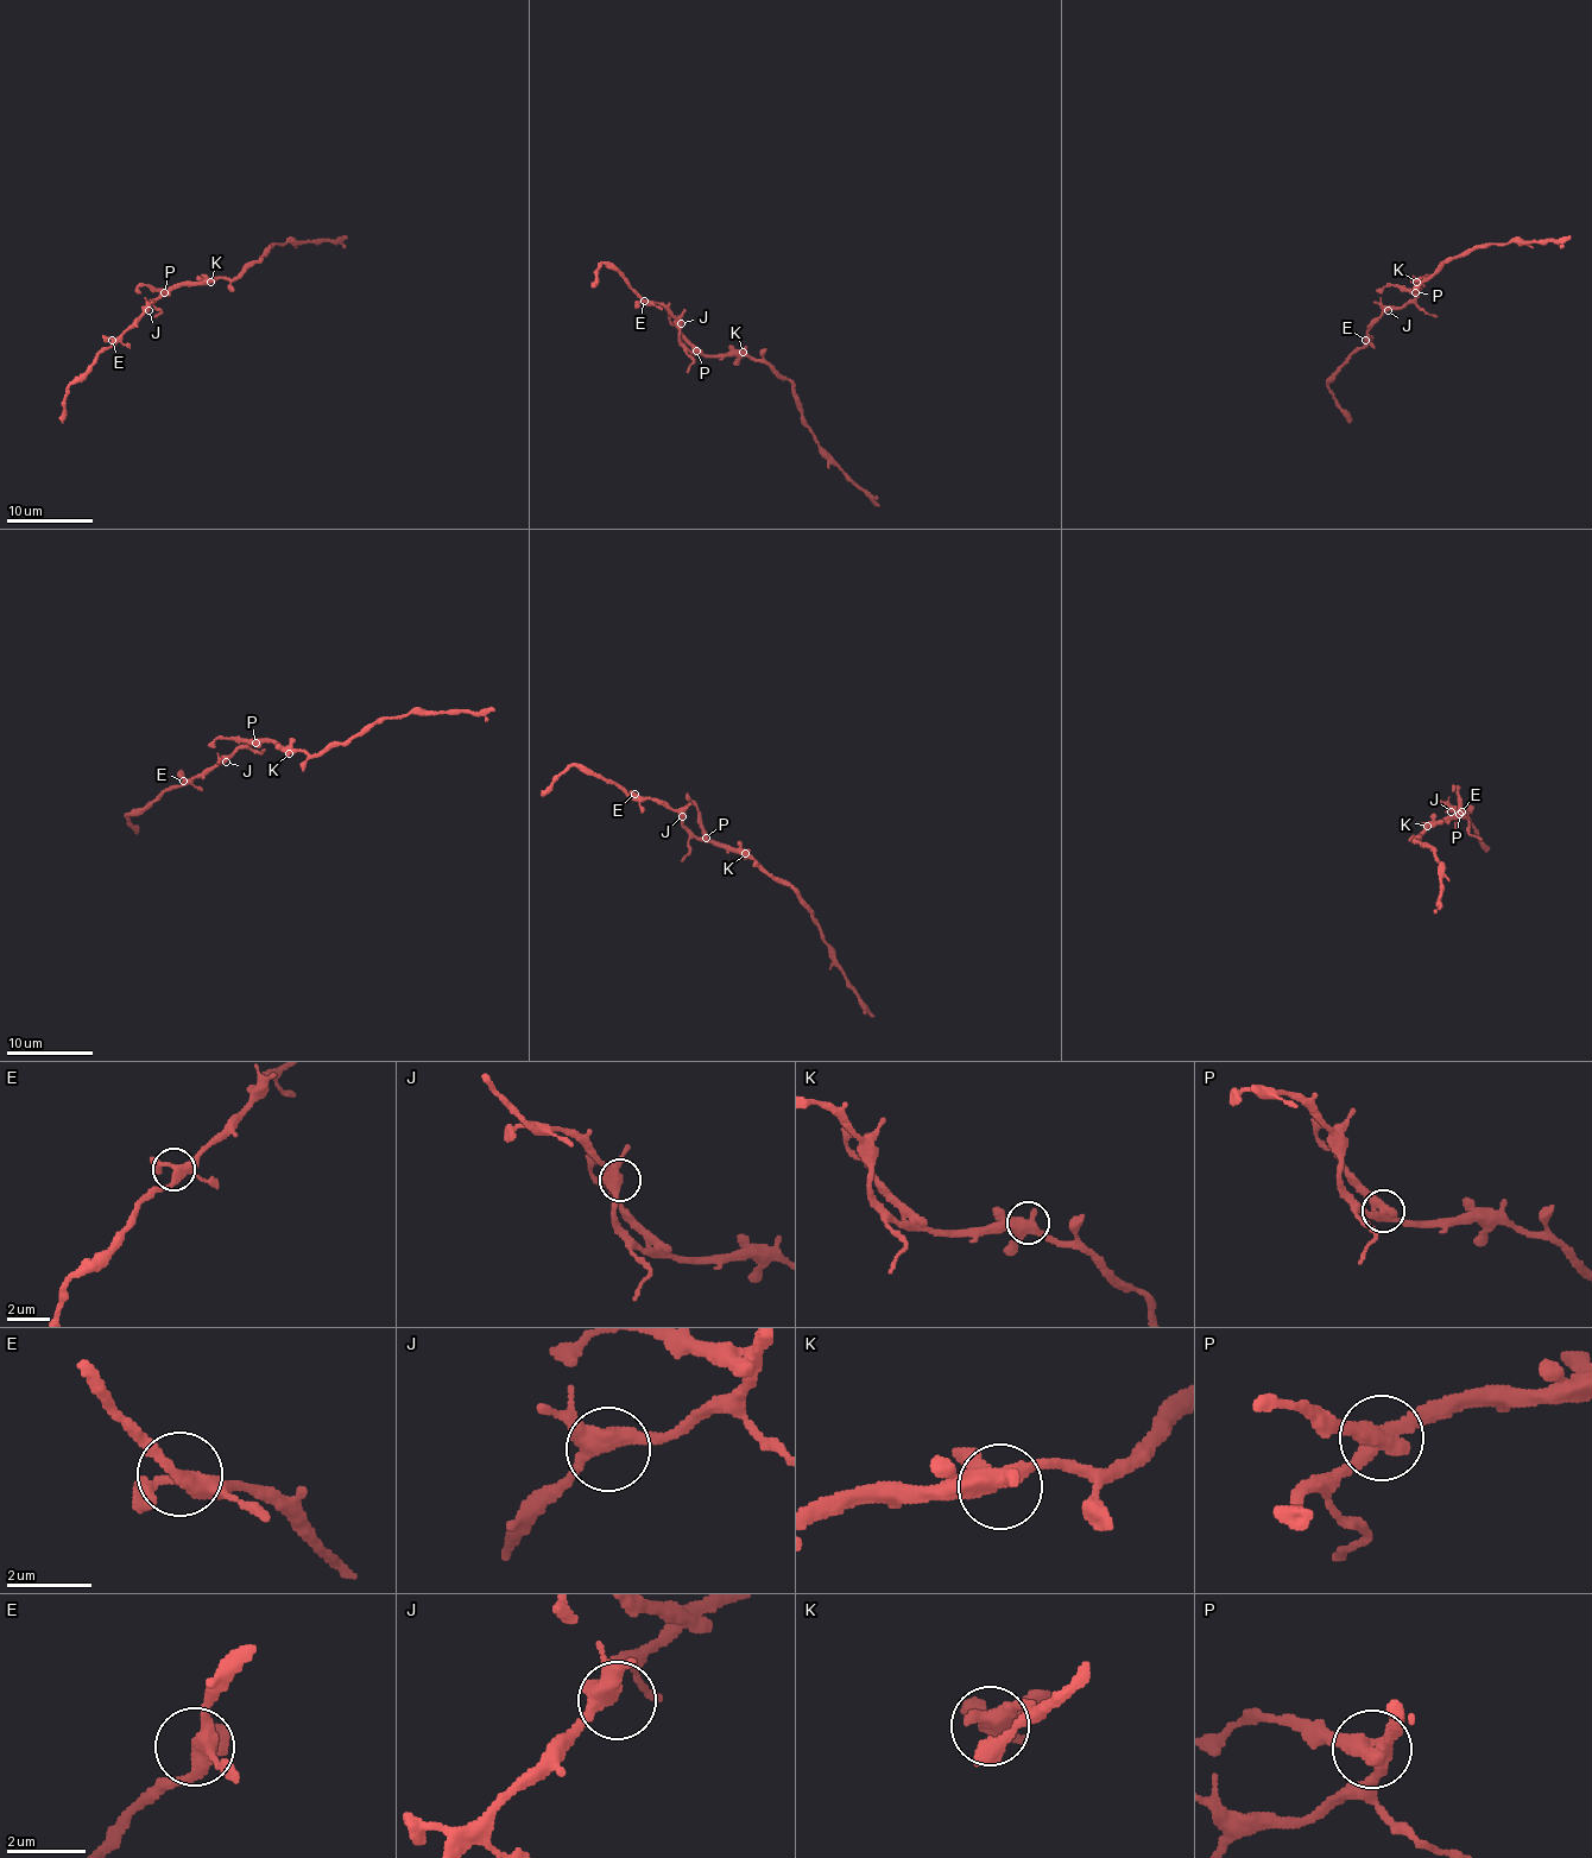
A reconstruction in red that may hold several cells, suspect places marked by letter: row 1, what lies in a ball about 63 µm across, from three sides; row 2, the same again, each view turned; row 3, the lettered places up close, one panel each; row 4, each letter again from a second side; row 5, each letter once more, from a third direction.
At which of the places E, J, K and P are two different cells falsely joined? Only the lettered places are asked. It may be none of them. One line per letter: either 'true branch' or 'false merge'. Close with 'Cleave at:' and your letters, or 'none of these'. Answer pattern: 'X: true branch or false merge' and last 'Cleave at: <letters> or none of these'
E: true branch
J: true branch
K: true branch
P: false merge
Cleave at: P

